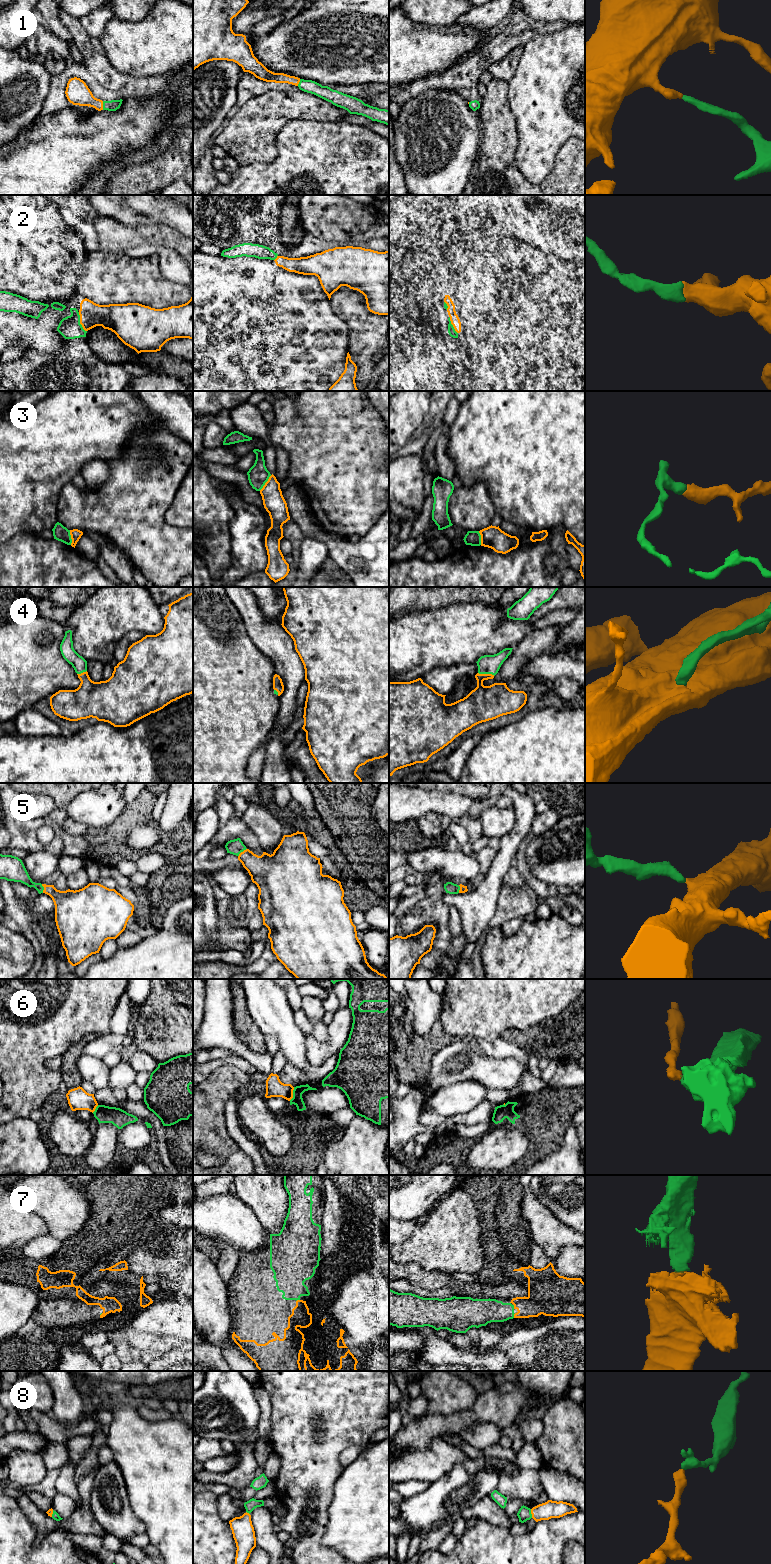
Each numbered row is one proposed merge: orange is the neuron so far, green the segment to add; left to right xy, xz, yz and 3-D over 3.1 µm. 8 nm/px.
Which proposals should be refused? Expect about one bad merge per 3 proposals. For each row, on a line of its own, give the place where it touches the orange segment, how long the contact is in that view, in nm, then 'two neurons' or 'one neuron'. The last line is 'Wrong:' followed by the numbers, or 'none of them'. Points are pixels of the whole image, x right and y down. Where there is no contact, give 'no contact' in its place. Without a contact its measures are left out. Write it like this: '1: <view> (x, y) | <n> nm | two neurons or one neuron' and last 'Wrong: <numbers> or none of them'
1: xy (102, 105) | 70 nm | one neuron
2: xy (80, 322) | 170 nm | one neuron
3: xz (265, 483) | 160 nm | two neurons
4: yz (486, 674) | 140 nm | one neuron
5: xz (241, 852) | 100 nm | one neuron
6: xz (292, 1094) | 120 nm | two neurons
7: yz (514, 1315) | 40 nm | one neuron
8: yz (531, 1513) | 70 nm | one neuron
Wrong: 3, 6

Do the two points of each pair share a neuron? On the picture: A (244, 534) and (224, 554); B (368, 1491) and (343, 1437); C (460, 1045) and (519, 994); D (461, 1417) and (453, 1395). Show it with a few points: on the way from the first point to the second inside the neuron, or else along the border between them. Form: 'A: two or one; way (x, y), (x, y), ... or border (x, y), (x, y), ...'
A: two; border (228, 525), (231, 560)
B: two; border (368, 1447), (361, 1451)
C: two; border (457, 1038), (462, 1039)
D: two; border (477, 1396), (474, 1405), (470, 1409), (435, 1415)

